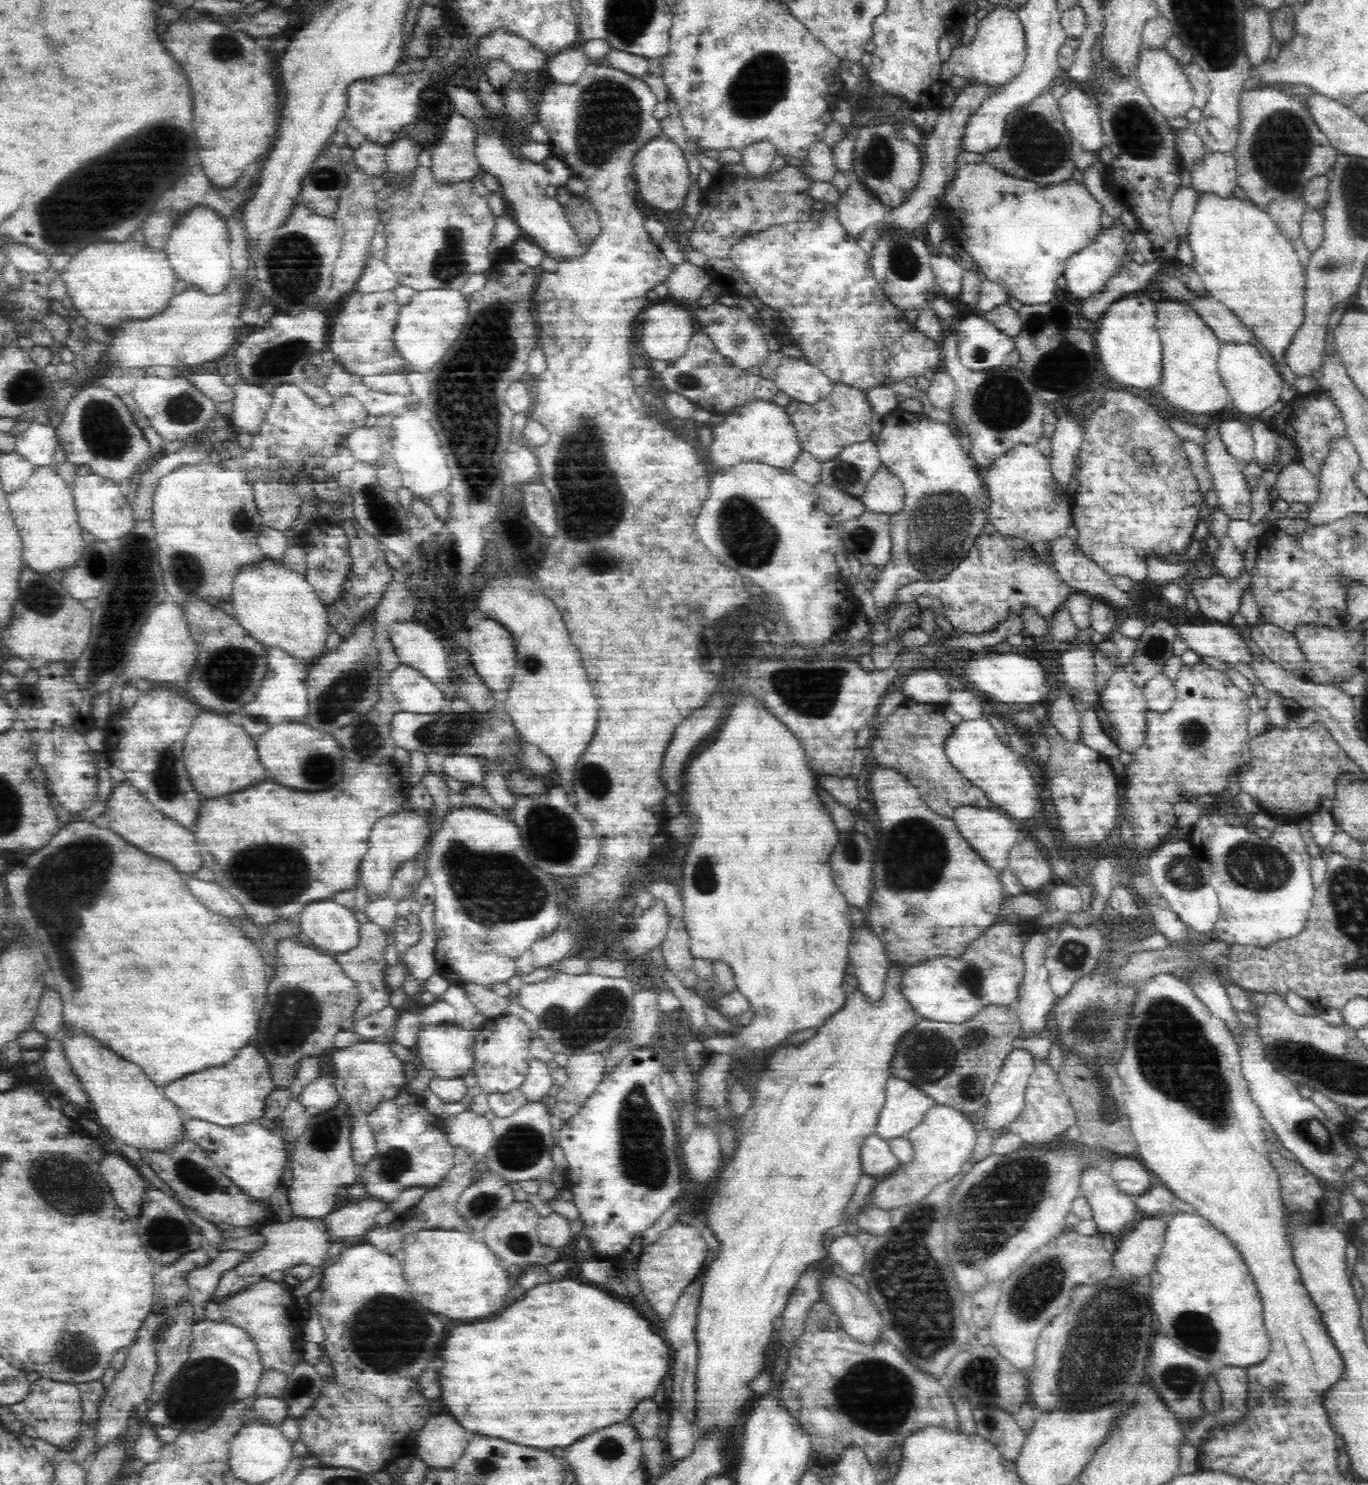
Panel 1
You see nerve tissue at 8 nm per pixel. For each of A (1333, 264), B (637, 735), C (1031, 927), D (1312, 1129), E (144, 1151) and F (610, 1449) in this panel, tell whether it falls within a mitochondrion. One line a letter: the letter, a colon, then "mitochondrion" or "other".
A: mitochondrion
B: other
C: other
D: mitochondrion
E: other
F: mitochondrion

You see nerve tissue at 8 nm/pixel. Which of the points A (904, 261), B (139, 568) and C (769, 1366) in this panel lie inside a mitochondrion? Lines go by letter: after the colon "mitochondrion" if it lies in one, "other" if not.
A: mitochondrion
B: mitochondrion
C: other

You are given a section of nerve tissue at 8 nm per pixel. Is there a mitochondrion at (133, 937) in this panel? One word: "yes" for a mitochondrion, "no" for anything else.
no

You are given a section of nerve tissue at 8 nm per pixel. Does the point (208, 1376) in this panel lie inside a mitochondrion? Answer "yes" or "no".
yes

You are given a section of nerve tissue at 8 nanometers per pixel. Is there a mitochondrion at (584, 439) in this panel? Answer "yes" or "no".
yes

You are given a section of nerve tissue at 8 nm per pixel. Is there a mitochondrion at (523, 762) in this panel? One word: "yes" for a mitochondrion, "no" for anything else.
no

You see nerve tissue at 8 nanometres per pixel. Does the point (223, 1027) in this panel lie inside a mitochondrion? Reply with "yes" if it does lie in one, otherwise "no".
no

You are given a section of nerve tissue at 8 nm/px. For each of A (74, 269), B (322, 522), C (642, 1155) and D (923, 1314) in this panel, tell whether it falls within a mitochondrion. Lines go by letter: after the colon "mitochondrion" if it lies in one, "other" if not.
A: other
B: other
C: mitochondrion
D: mitochondrion

